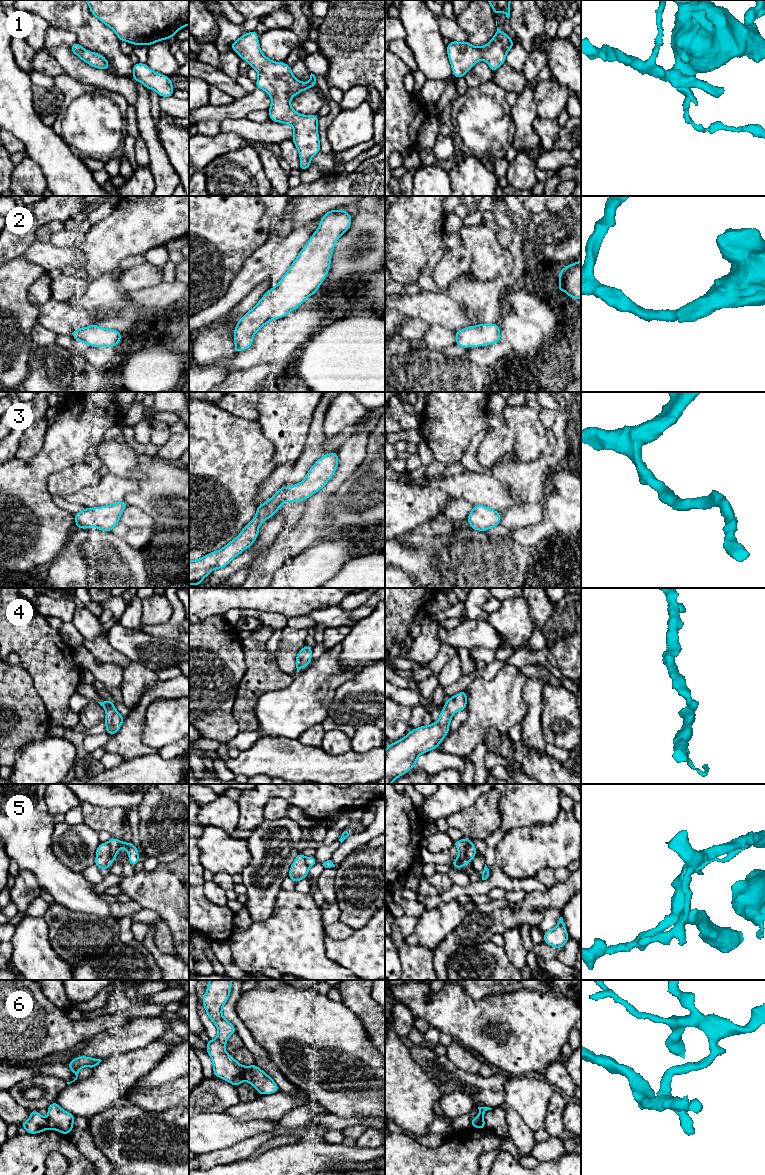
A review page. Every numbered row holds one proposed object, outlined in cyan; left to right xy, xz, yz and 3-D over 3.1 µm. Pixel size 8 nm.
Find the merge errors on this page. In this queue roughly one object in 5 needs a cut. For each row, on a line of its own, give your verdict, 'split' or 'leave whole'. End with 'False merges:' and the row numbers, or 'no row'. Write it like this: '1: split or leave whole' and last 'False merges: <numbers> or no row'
1: leave whole
2: leave whole
3: leave whole
4: leave whole
5: split
6: split
False merges: 5, 6

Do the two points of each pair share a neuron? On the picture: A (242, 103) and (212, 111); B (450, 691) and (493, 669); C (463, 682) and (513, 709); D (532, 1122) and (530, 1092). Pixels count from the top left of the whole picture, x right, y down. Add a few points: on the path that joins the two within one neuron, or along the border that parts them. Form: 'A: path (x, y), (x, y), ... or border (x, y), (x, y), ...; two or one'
A: path (235, 110), (219, 111); one
B: path (461, 684), (474, 674), (482, 673); one
C: border (478, 676), (465, 689); two
D: path (532, 1115), (530, 1099); one

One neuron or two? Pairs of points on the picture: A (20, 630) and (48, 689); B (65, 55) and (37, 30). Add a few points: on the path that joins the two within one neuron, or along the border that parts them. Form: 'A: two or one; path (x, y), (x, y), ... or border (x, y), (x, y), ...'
A: one; path (33, 645), (48, 663), (48, 674)
B: two; border (44, 45), (42, 49)

